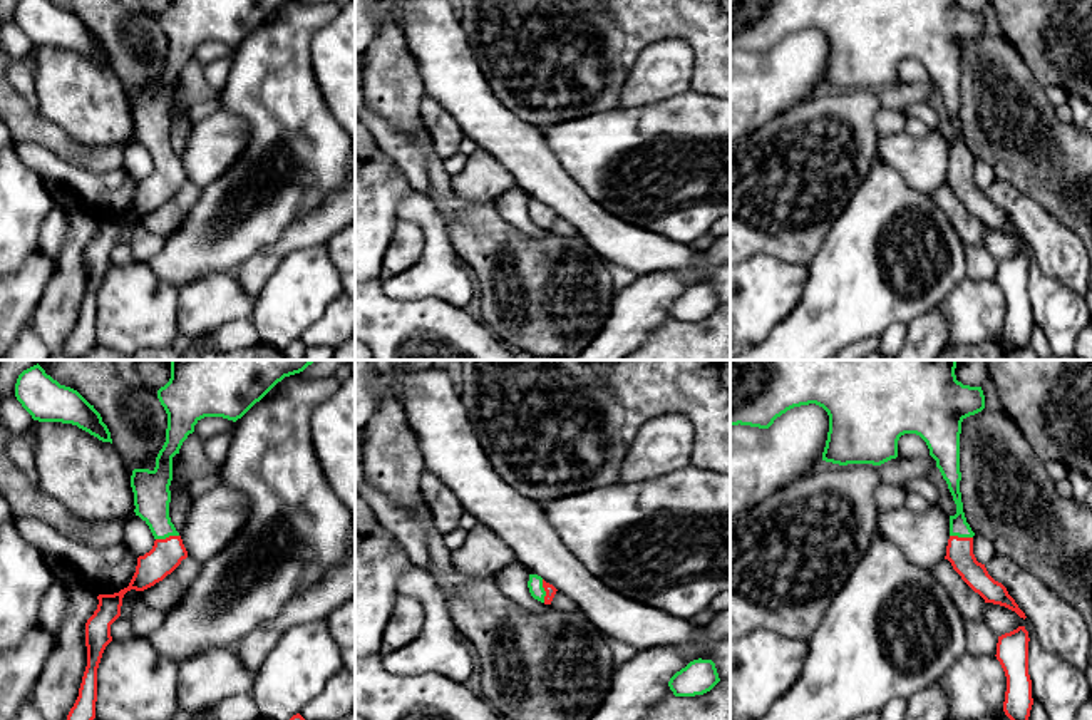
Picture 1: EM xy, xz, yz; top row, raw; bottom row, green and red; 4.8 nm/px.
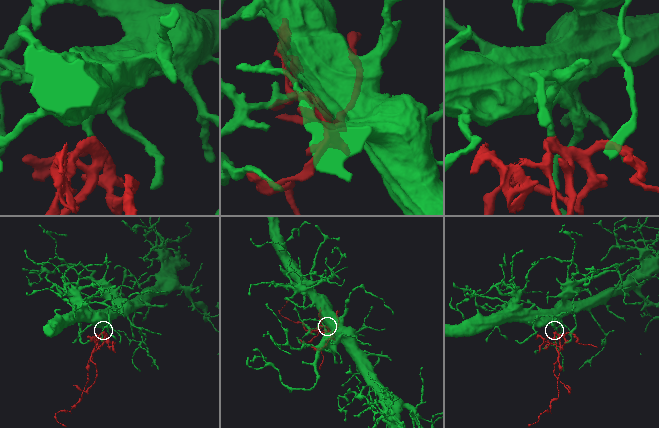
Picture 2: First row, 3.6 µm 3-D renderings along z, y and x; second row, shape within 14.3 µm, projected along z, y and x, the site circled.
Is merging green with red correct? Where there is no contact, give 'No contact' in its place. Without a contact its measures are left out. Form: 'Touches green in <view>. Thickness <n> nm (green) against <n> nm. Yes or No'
Touches green in xy. Thickness 180 nm (green) against 160 nm. Yes

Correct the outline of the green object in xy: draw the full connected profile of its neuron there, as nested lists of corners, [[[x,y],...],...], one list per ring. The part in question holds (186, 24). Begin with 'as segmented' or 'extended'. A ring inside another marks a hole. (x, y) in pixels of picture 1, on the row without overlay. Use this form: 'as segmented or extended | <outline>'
extended | [[[171,0],[157,15],[167,39],[166,67],[152,95],[134,94],[131,100],[134,137],[149,151],[156,166],[149,177],[137,183],[127,213],[97,221],[97,234],[85,248],[87,291],[79,321],[64,348],[69,357],[80,357],[95,343],[97,293],[106,271],[112,266],[111,249],[121,241],[124,219],[154,211],[188,183],[169,142],[173,82],[179,79],[201,44],[223,42],[236,47],[285,2],[290,0]]]

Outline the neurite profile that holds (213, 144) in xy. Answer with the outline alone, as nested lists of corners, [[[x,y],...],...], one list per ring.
[[[228,111],[191,124],[179,157],[188,183],[204,188],[224,174],[240,159],[248,142],[248,124]]]

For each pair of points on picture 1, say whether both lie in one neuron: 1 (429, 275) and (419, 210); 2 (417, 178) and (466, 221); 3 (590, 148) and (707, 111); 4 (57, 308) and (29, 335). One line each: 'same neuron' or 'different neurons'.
1: same neuron
2: different neurons
3: same neuron
4: different neurons

